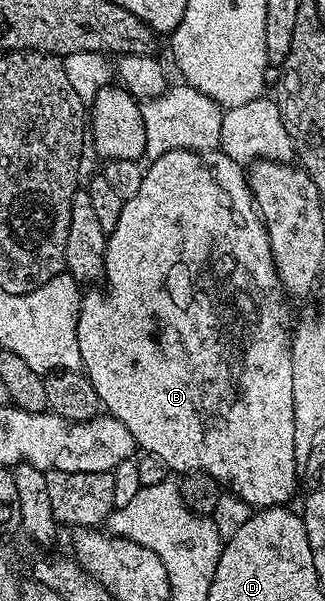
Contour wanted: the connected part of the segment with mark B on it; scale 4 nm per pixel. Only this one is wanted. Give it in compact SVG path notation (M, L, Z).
M220 149L206 150L198 152L195 150L172 150L163 156L152 159L144 167L142 183L139 192L130 199L125 200L123 212L119 212L119 224L108 231L105 244L105 276L103 287L105 286L105 302L97 302L93 294L86 293L81 300L81 311L78 316L78 342L79 353L82 357L83 373L86 378L91 380L95 392L99 396L102 407L112 418L117 418L135 436L138 447L146 454L153 454L160 462L164 462L170 471L184 472L186 470L202 470L207 472L217 481L228 493L237 494L247 503L250 508L264 508L266 506L284 506L290 500L289 497L297 490L297 478L299 482L299 463L295 456L295 400L293 399L293 377L291 368L293 367L293 339L291 337L291 322L289 326L289 306L284 286L281 285L281 277L277 275L277 269L273 263L273 253L269 237L265 231L264 224L261 223L261 217L257 214L257 205L253 203L253 194L249 191L249 180L242 163L231 160Z

